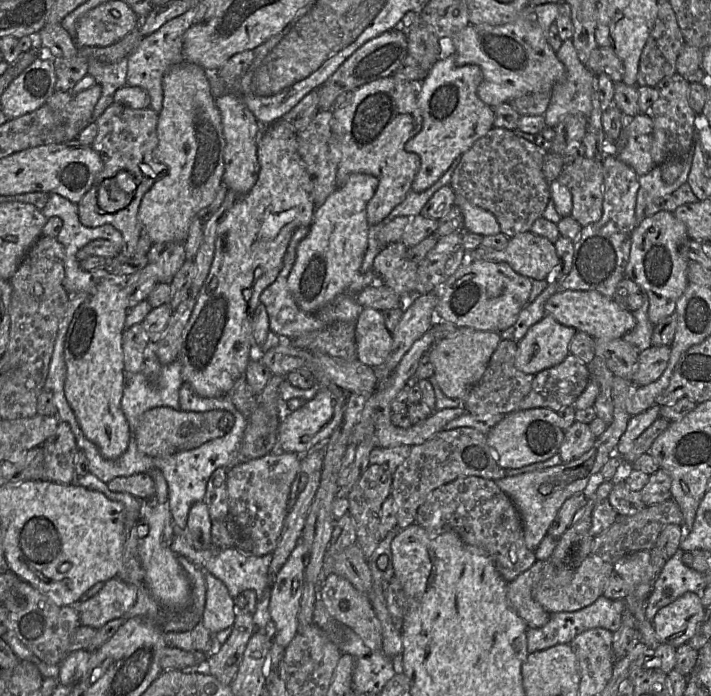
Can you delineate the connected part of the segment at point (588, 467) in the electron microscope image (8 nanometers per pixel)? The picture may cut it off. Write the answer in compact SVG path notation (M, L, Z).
M614 375L612 388L613 421L607 426L605 432L596 439L593 447L581 457L543 470L494 480L518 509L523 521L525 544L530 550L535 551L547 535L548 529L563 503L572 495L585 490L589 491L593 484L599 480L601 469L615 453L617 444L627 428L631 417L626 409L627 399L632 395L634 387L631 381Z

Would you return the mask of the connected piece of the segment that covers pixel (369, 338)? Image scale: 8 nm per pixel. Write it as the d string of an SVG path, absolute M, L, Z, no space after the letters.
M364 308L356 321L357 359L371 367L381 366L392 349L391 332L386 328L382 313Z

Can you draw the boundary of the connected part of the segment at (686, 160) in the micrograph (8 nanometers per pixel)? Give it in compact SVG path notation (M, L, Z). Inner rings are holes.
M692 149L686 156L672 159L682 159L683 161L683 170L673 183L668 184L662 180L659 166L654 166L649 173L638 176L640 187L637 192L635 206L637 226L643 218L646 217L645 209L647 205L652 202L652 200L671 194L687 181L692 163Z

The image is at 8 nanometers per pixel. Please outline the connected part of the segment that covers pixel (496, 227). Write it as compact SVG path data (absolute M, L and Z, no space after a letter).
M455 195L457 205L464 217L464 230L483 236L495 235L501 232L500 224L494 214L470 203L465 197Z

